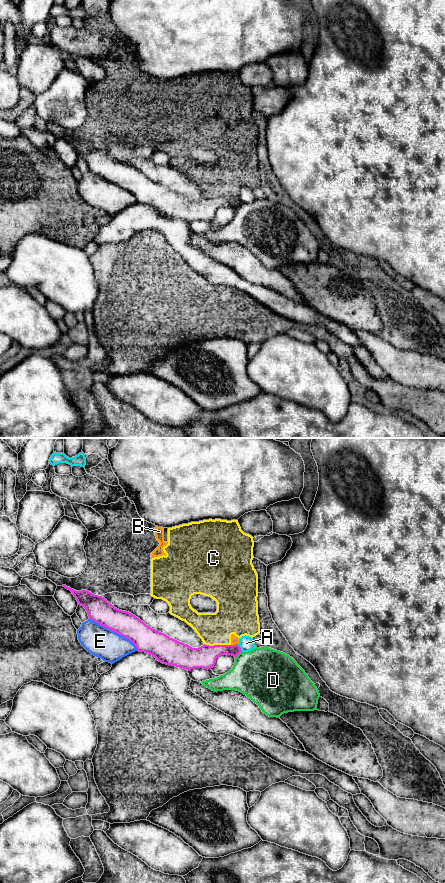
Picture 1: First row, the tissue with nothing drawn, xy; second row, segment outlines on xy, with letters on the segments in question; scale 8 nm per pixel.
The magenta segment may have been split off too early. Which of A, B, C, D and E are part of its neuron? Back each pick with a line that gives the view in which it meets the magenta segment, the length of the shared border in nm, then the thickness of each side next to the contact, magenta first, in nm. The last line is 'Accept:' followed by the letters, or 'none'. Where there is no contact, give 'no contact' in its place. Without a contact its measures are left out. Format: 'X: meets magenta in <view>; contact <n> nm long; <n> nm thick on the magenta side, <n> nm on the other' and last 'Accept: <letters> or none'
Accept: none

